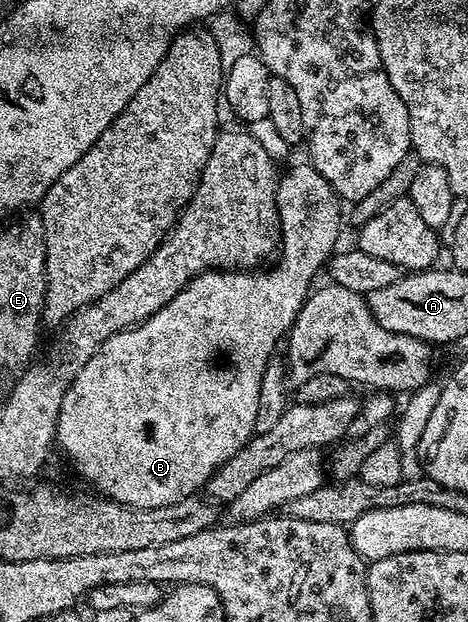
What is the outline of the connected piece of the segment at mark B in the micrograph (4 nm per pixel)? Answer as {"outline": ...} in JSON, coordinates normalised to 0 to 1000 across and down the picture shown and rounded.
{"outline":[[[665,262],[647,264],[650,265],[628,267],[609,285],[605,280],[605,283],[596,286],[590,299],[590,342],[594,344],[594,354],[598,357],[600,378],[594,395],[594,415],[598,413],[598,421],[594,421],[583,432],[573,432],[575,429],[558,431],[553,436],[481,436],[476,432],[455,432],[451,436],[427,439],[404,458],[395,458],[380,474],[372,474],[372,481],[363,481],[350,494],[340,497],[327,510],[316,510],[299,523],[278,529],[265,529],[252,539],[226,545],[226,551],[218,551],[218,558],[209,558],[209,564],[192,577],[192,584],[184,584],[184,590],[175,590],[175,596],[162,600],[160,609],[150,616],[150,622],[132,641],[132,654],[124,661],[118,714],[124,717],[124,722],[128,715],[130,725],[145,733],[147,744],[154,746],[201,785],[205,785],[199,788],[203,788],[207,794],[220,796],[224,801],[244,805],[254,805],[259,812],[276,812],[288,818],[318,818],[321,815],[355,815],[357,812],[370,812],[372,809],[380,809],[380,802],[397,802],[400,799],[412,797],[421,789],[434,788],[438,781],[442,781],[447,770],[457,764],[457,757],[466,757],[466,751],[474,751],[474,744],[483,744],[483,738],[491,738],[491,732],[500,732],[545,698],[545,667],[551,662],[553,622],[558,621],[562,596],[566,596],[573,580],[579,579],[592,566],[588,564],[590,547],[594,547],[598,540],[600,547],[600,543],[618,534],[620,527],[624,527],[624,521],[628,521],[635,506],[639,506],[639,500],[647,492],[650,484],[656,482],[662,466],[669,463],[671,453],[667,455],[667,444],[671,444],[682,432],[686,437],[686,434],[694,431],[701,415],[712,412],[714,402],[720,399],[720,395],[716,397],[718,386],[726,381],[729,318],[718,315],[718,310],[705,301],[701,289],[688,283]]]}

